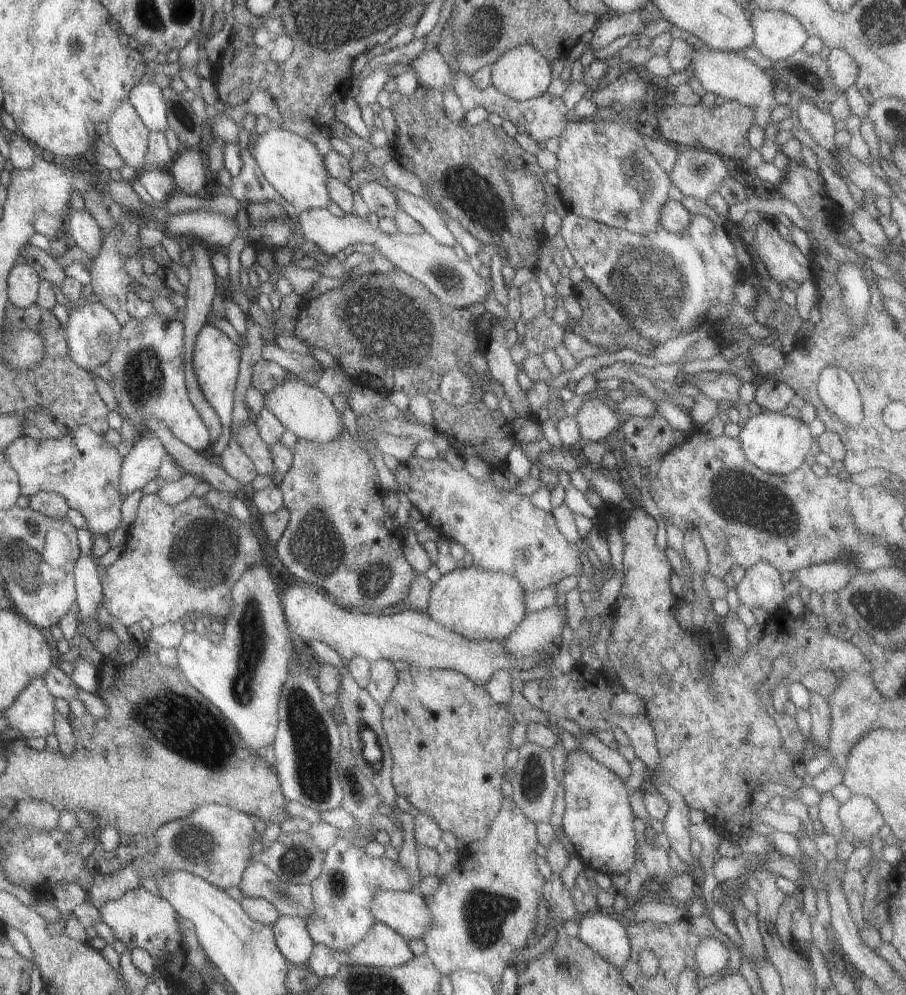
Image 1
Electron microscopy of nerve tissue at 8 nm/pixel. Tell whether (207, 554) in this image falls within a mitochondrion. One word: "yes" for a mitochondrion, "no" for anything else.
yes

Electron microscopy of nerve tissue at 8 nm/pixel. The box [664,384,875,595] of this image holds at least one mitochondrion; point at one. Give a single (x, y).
(730, 493)

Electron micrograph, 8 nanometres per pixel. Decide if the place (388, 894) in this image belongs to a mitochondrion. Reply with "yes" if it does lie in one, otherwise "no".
no

